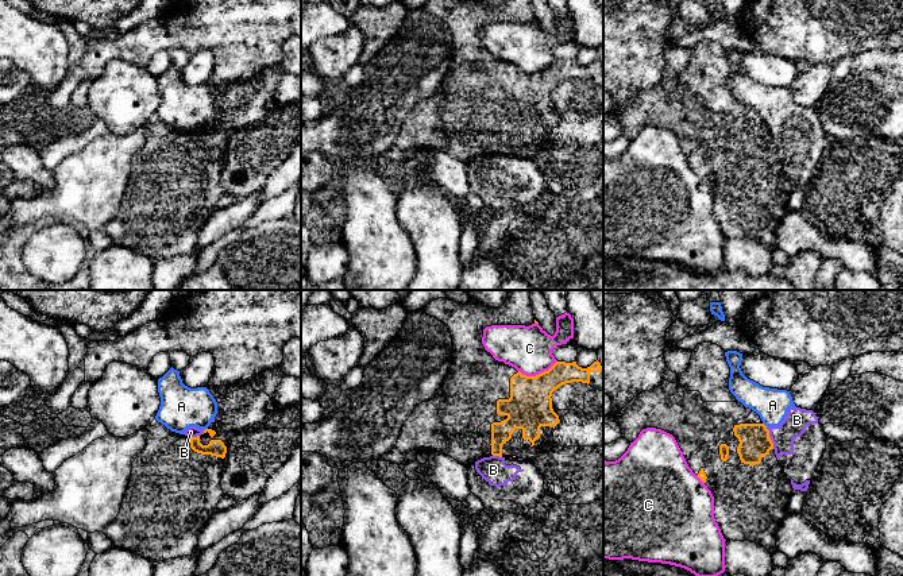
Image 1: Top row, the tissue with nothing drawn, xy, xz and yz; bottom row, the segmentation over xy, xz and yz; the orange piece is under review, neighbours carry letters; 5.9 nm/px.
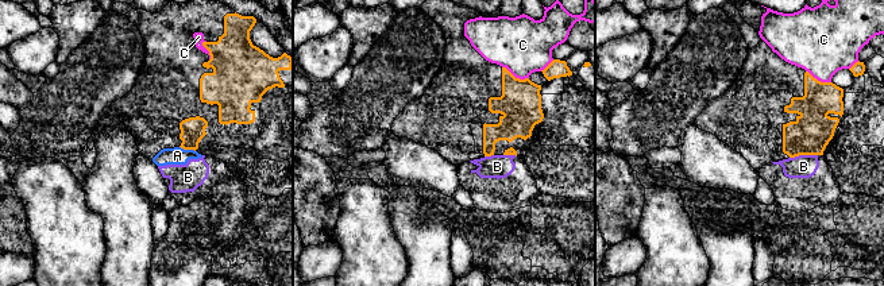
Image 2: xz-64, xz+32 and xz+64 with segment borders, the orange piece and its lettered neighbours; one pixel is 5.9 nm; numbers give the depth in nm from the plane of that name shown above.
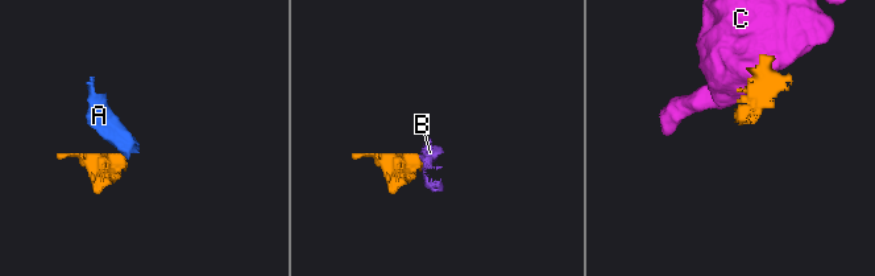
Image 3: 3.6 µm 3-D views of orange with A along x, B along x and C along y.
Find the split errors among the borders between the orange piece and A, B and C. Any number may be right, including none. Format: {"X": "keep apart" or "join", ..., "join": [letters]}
{"A": "keep apart", "B": "keep apart", "C": "keep apart", "join": []}

